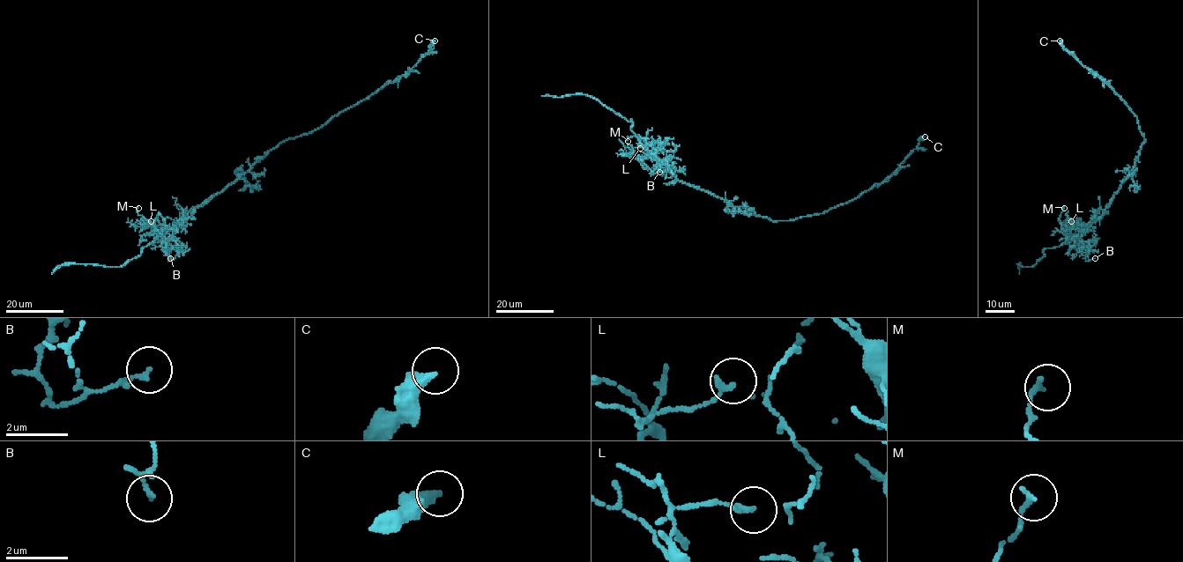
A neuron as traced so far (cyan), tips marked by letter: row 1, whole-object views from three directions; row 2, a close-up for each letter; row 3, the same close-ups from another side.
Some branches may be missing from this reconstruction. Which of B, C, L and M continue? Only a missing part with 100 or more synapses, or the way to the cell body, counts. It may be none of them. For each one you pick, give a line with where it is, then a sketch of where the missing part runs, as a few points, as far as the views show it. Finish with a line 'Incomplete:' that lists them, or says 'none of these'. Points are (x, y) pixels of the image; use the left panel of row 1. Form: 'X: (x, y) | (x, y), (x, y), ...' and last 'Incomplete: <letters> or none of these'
Incomplete: none of these

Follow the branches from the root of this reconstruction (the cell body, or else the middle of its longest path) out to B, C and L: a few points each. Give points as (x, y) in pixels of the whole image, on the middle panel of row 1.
B: (730, 205), (710, 192), (680, 181), (654, 158), (658, 166), (658, 161), (659, 172)
C: (730, 205), (773, 221), (790, 221), (825, 212), (882, 183), (925, 136)
L: (730, 205), (710, 192), (680, 181), (661, 161), (638, 157), (632, 151), (634, 148), (640, 148)

